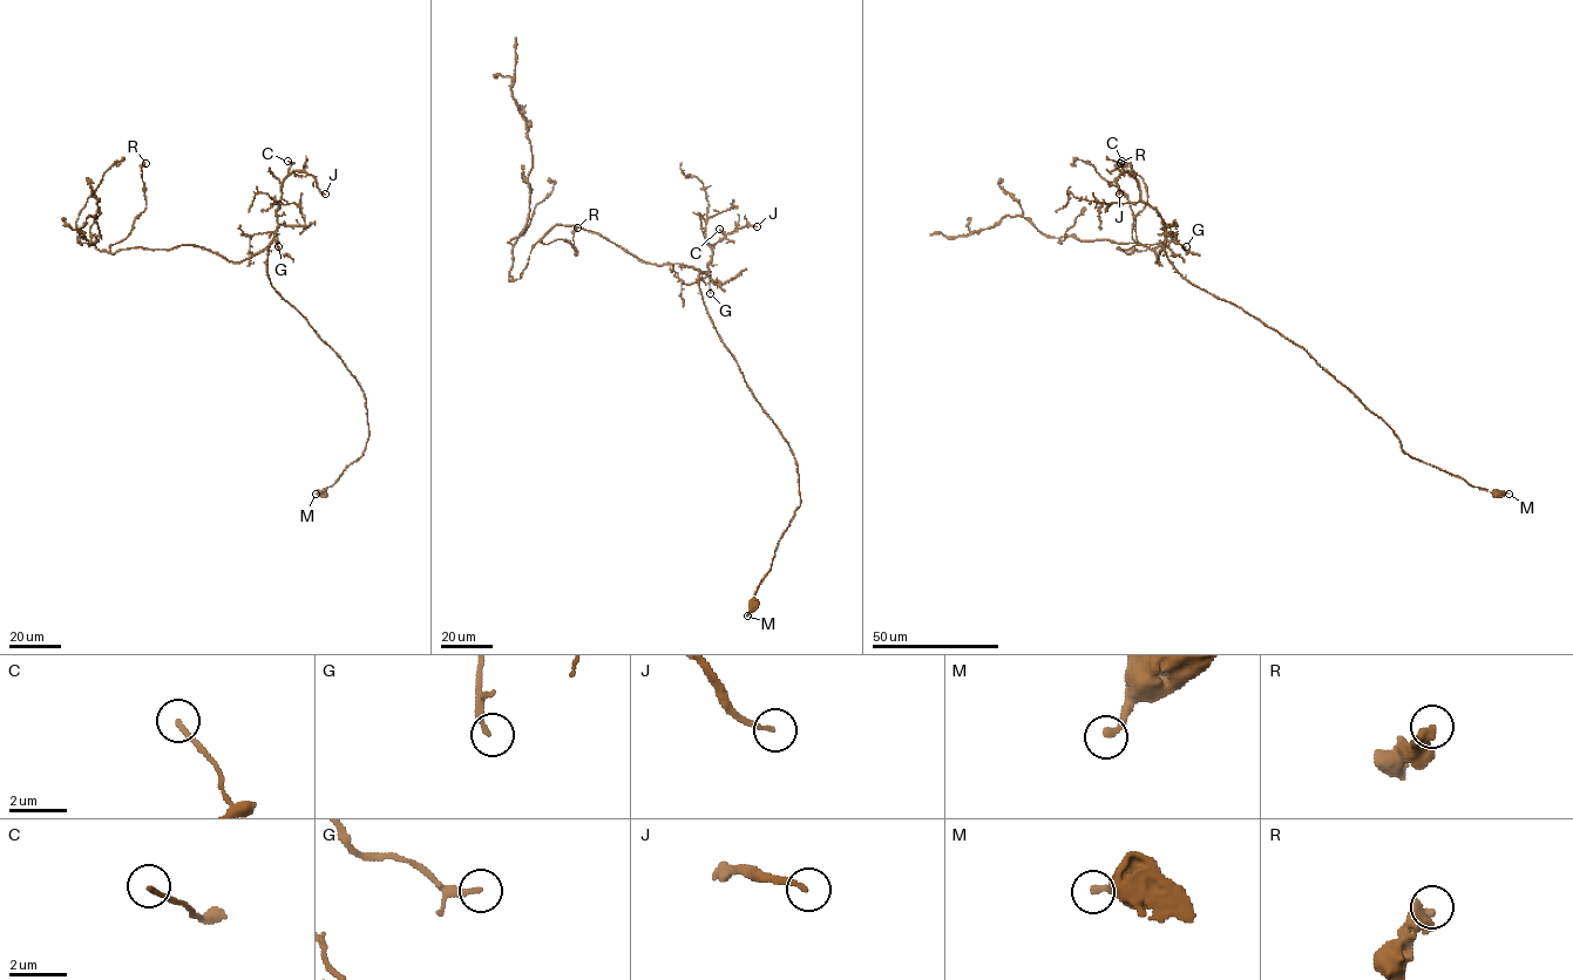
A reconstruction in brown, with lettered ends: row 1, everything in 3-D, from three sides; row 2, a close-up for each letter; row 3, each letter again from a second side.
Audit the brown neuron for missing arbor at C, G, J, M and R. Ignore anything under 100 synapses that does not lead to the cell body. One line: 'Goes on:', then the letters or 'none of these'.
Goes on: none of these

